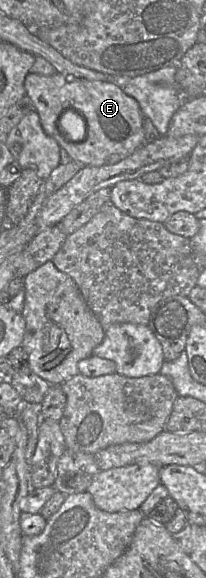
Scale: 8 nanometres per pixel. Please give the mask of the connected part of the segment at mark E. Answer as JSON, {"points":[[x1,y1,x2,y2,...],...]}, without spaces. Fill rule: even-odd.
{"points":[[56,72,51,76,28,73,24,80,26,95,32,100,45,133,55,139,60,148,63,148,73,161,83,166,102,166,116,163,130,156,144,143,144,116,138,102,126,95,121,88,110,82,90,81,85,79,67,78],[66,111,75,111,81,116,86,125,86,134,82,140,69,140,59,129,60,116]]}

